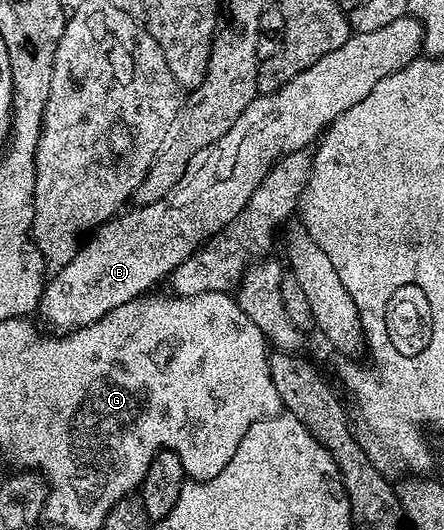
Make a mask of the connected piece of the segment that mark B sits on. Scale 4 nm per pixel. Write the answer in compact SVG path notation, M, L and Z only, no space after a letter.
M407 16L392 20L392 24L376 32L354 34L344 40L340 48L328 52L328 56L320 56L320 60L316 60L312 68L304 68L300 76L288 80L288 84L284 84L276 92L255 96L252 104L248 104L248 108L240 112L240 120L236 120L236 124L232 124L232 128L228 128L228 132L224 132L220 140L208 144L208 148L192 156L184 176L180 176L176 188L172 188L168 196L143 206L135 205L134 210L127 209L111 218L93 231L89 241L79 249L76 256L72 256L72 260L68 260L68 264L53 271L54 278L52 274L42 288L39 315L42 314L48 323L58 328L57 331L69 332L95 323L108 312L120 308L120 304L128 304L132 299L153 291L157 287L154 285L161 278L169 279L174 269L184 264L184 260L197 252L199 246L205 246L215 234L219 234L226 229L227 224L236 220L240 208L248 204L252 192L260 188L264 176L268 176L270 169L285 154L306 150L310 141L313 143L330 123L348 112L348 108L360 104L360 100L364 100L364 96L368 96L368 92L372 92L372 88L376 88L380 80L384 80L392 72L402 70L422 53L422 23L413 16Z

